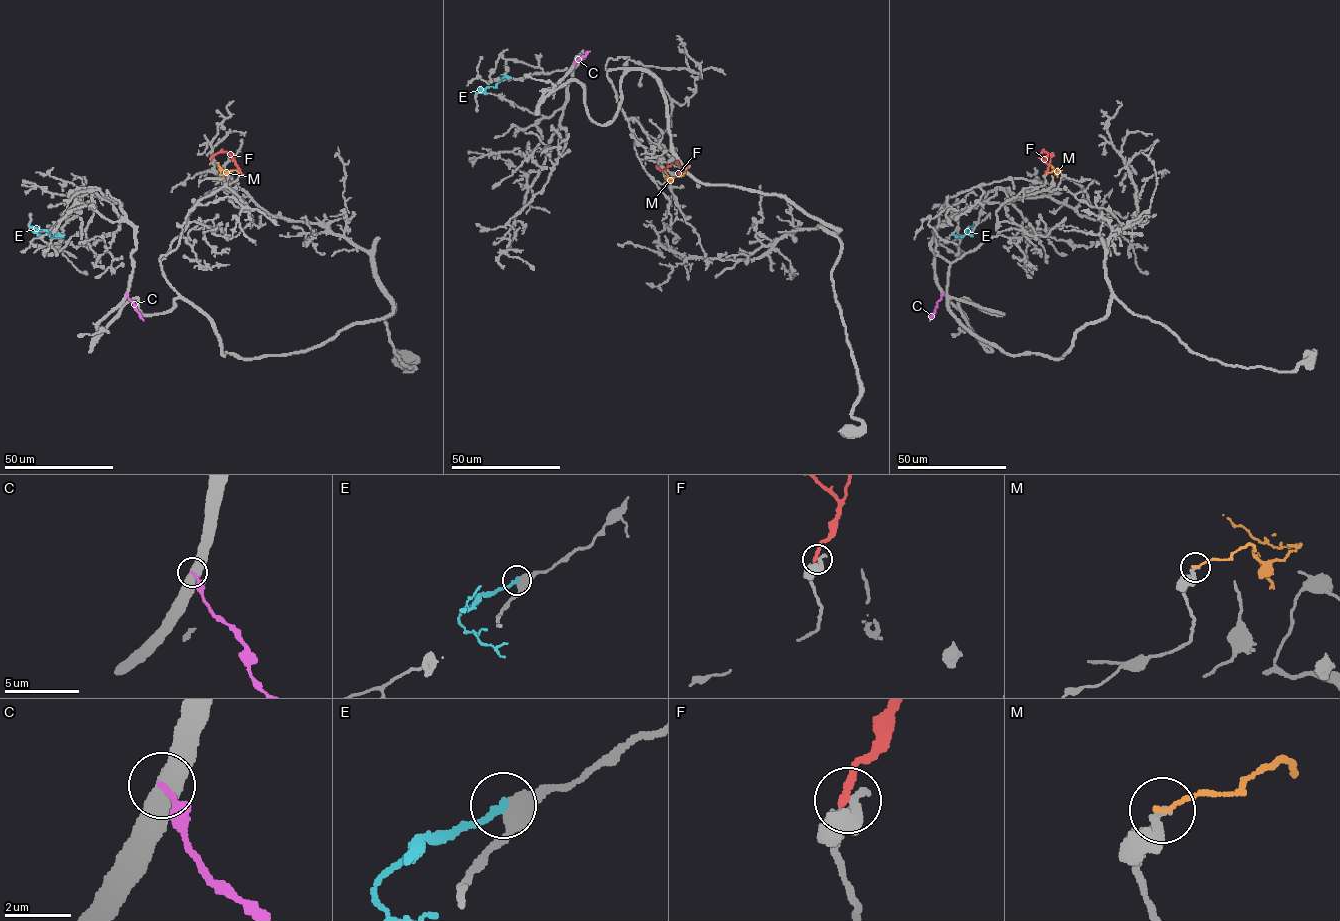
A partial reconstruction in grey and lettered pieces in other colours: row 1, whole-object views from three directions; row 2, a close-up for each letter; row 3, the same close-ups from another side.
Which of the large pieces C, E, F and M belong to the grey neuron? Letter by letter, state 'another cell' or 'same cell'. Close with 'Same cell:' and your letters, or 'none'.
C: another cell
E: another cell
F: another cell
M: another cell
Same cell: none

